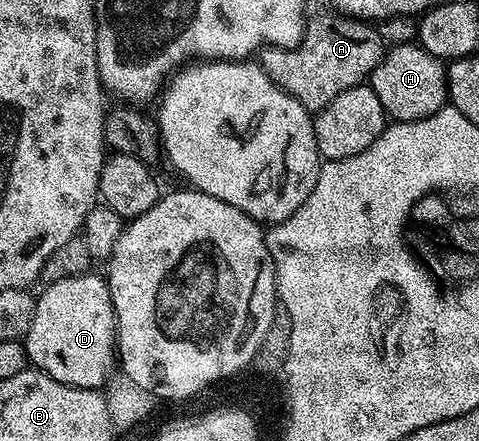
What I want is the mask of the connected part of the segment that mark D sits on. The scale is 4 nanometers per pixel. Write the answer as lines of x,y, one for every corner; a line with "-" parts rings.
89,274
51,281
44,293
35,297
33,321
22,347
31,367
50,374
63,384
75,388
103,389
112,364
118,360
116,315
107,279

